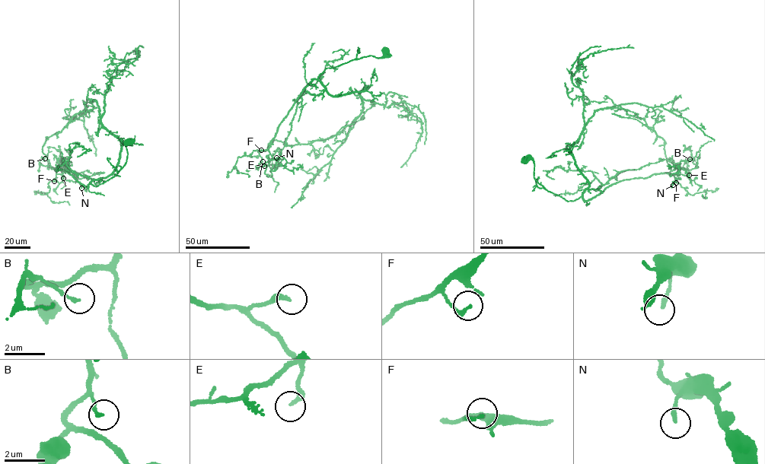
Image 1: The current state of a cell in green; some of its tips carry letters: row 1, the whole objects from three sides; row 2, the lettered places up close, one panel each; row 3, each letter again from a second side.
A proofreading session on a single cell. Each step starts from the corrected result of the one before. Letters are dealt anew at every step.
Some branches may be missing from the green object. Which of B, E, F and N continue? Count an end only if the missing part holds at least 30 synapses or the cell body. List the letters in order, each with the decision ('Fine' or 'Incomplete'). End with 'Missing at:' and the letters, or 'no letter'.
B: Fine
E: Incomplete
F: Fine
N: Fine
Missing at: E

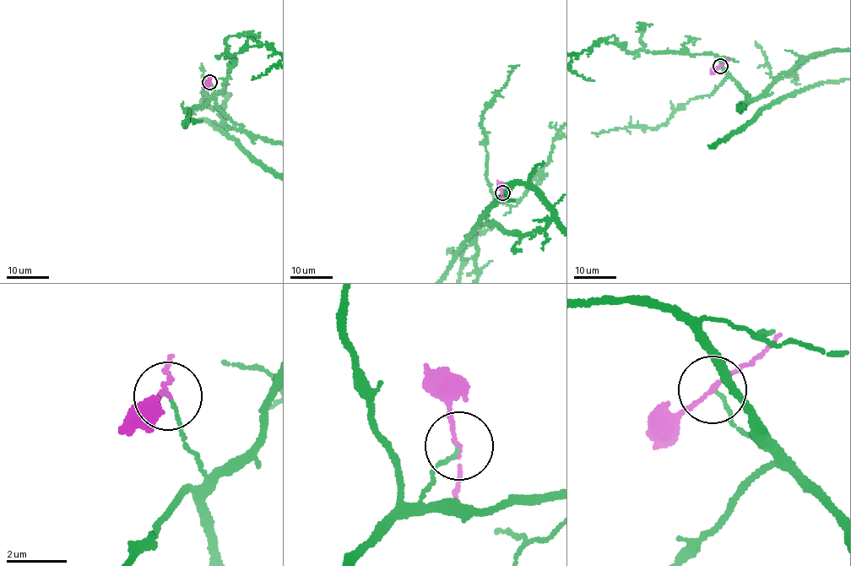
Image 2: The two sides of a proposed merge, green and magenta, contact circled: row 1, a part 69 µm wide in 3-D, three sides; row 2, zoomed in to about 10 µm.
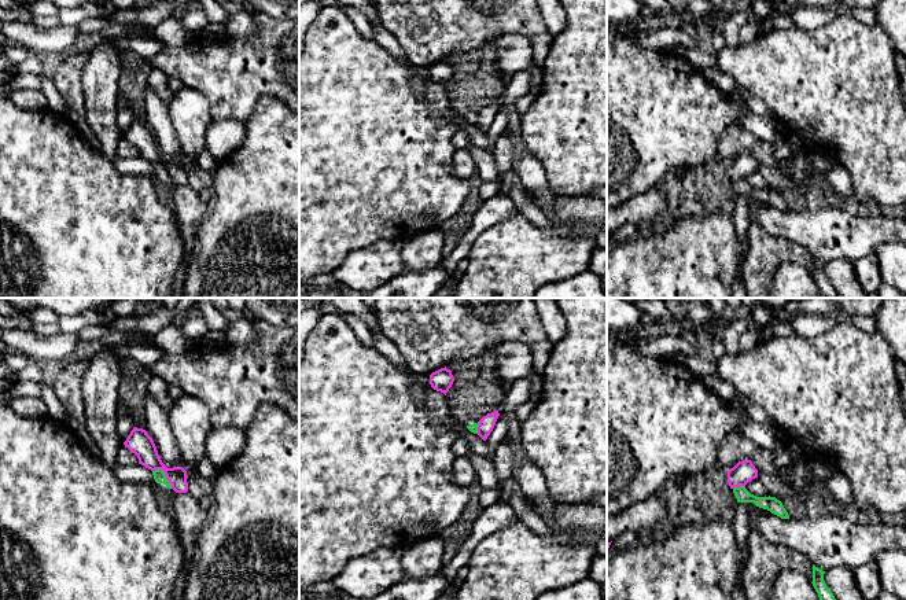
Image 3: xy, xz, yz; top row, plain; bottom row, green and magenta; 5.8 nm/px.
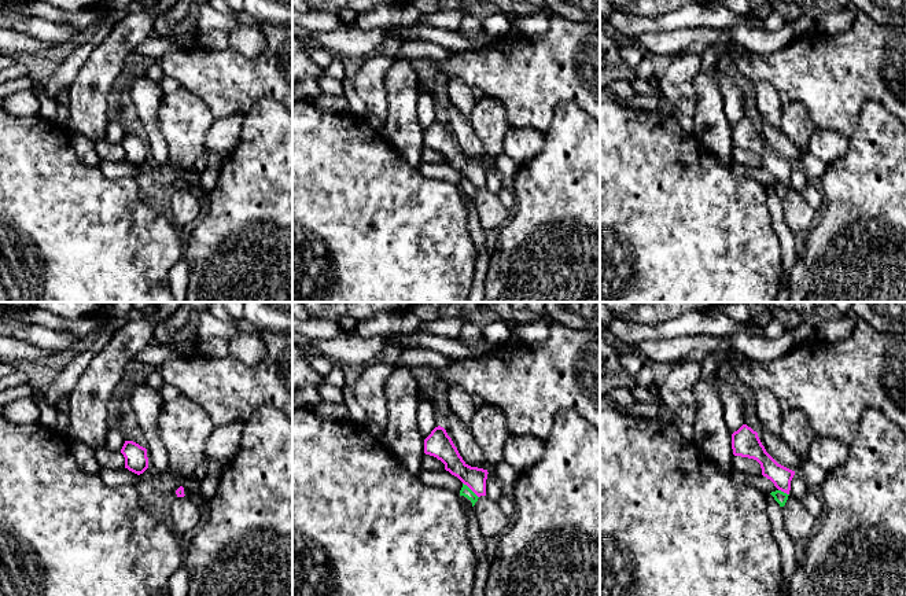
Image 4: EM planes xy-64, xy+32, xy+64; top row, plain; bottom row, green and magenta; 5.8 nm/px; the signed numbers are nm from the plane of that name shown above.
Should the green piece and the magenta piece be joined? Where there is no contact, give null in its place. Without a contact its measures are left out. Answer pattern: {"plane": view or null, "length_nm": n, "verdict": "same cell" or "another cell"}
{"plane": "xy", "length_nm": 160, "verdict": "another cell"}

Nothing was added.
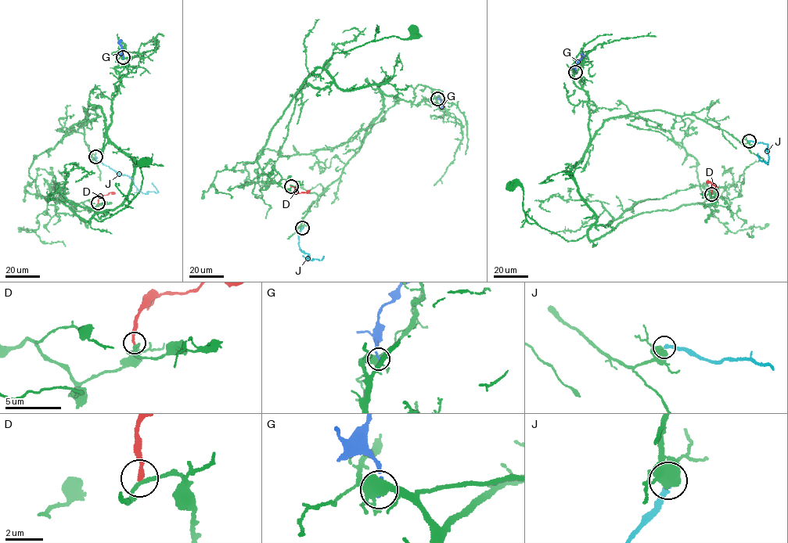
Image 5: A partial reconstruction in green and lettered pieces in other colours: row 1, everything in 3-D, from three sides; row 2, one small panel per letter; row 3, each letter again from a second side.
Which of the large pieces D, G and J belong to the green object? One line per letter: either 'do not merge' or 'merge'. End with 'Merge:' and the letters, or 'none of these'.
D: do not merge
G: do not merge
J: merge
Merge: J

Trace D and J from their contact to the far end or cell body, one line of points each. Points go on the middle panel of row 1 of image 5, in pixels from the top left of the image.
D: (291, 186), (296, 192), (310, 191)
J: (302, 228), (298, 234), (299, 246), (300, 249), (307, 253), (309, 257), (306, 258), (320, 260), (324, 256)

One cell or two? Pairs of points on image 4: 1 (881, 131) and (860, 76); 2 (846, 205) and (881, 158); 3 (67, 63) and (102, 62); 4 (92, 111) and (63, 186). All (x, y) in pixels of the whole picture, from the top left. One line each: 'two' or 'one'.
1: two
2: one
3: two
4: two

